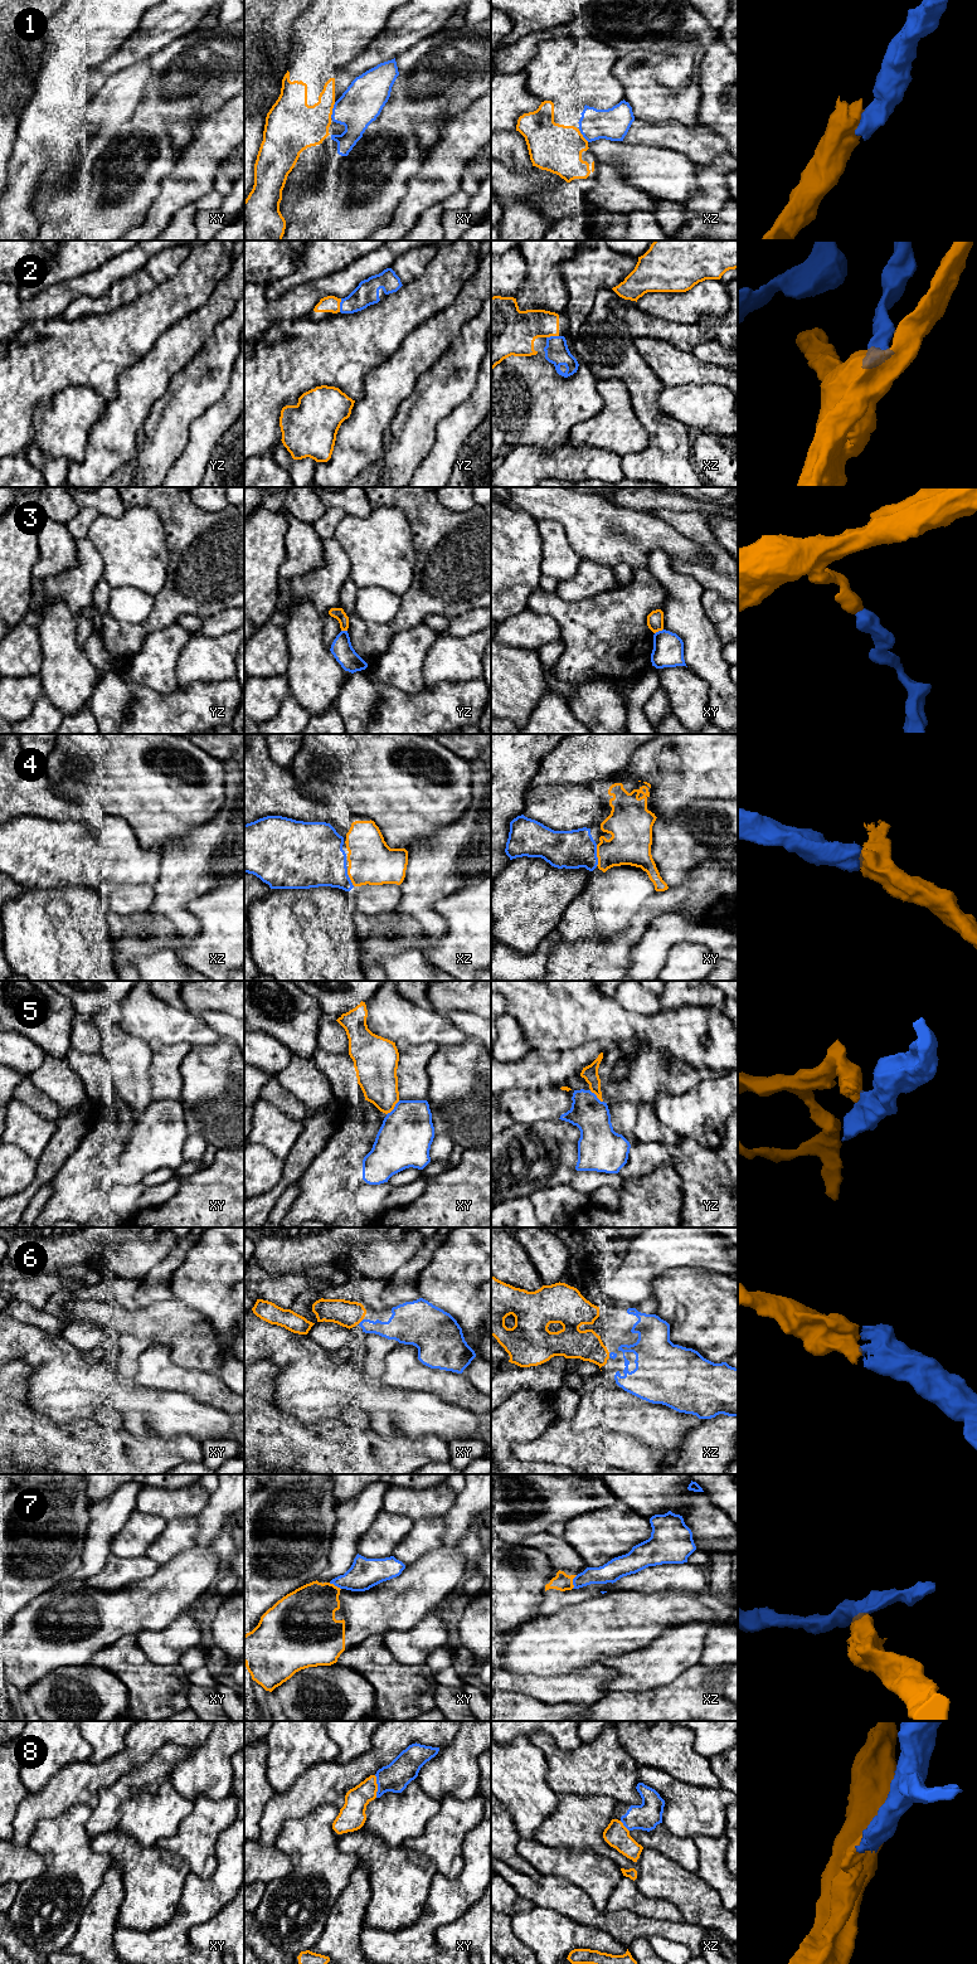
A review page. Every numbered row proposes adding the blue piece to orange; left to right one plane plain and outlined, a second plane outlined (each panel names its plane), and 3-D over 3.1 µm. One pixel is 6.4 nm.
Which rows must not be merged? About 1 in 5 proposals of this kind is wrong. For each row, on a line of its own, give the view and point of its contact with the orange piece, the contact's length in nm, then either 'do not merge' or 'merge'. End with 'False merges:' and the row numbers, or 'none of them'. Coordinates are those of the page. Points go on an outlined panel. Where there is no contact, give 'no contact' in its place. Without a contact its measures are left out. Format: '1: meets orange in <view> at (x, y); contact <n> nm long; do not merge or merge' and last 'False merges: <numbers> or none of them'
1: meets orange in xy at (331, 110); contact 110 nm long; merge
2: meets orange in yz at (339, 305); contact 90 nm long; merge
3: meets orange in xy at (659, 630); contact 70 nm long; do not merge
4: meets orange in xy at (597, 855); contact 140 nm long; merge
5: meets orange in xy at (393, 1108); contact 130 nm long; merge
6: meets orange in xy at (360, 1321); contact 50 nm long; merge
7: meets orange in xz at (572, 1581); contact 90 nm long; do not merge
8: meets orange in xy at (377, 1787); contact 140 nm long; merge
False merges: 3, 7

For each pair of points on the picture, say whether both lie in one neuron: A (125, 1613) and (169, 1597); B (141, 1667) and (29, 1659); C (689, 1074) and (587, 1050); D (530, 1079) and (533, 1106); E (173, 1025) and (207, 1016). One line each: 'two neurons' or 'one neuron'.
A: one neuron
B: two neurons
C: one neuron
D: two neurons
E: two neurons

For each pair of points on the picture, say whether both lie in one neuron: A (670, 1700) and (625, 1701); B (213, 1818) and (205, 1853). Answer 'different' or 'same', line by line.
A: same
B: same

